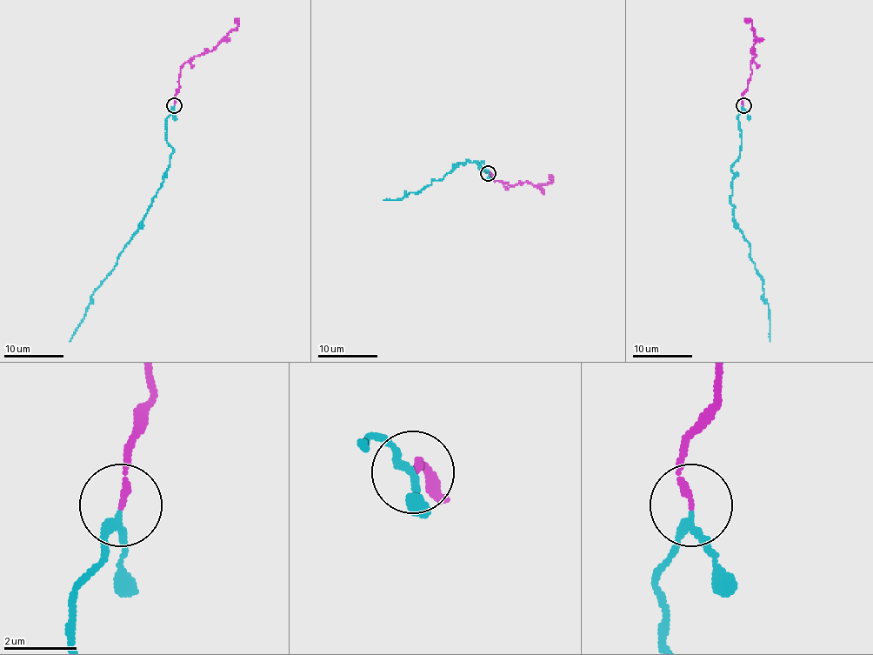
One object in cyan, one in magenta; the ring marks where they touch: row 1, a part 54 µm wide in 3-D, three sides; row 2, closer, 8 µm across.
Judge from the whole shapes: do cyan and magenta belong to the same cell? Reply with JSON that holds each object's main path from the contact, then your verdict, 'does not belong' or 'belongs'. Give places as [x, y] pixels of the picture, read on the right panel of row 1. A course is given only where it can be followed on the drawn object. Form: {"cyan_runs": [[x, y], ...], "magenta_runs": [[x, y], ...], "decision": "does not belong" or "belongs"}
{"cyan_runs": [[743, 105], [740, 153], [730, 169], [730, 204], [736, 225], [750, 245], [750, 258], [763, 281], [769, 341]], "magenta_runs": [[743, 105], [742, 95], [747, 87], [755, 56], [752, 51], [755, 30], [744, 18]], "decision": "belongs"}

